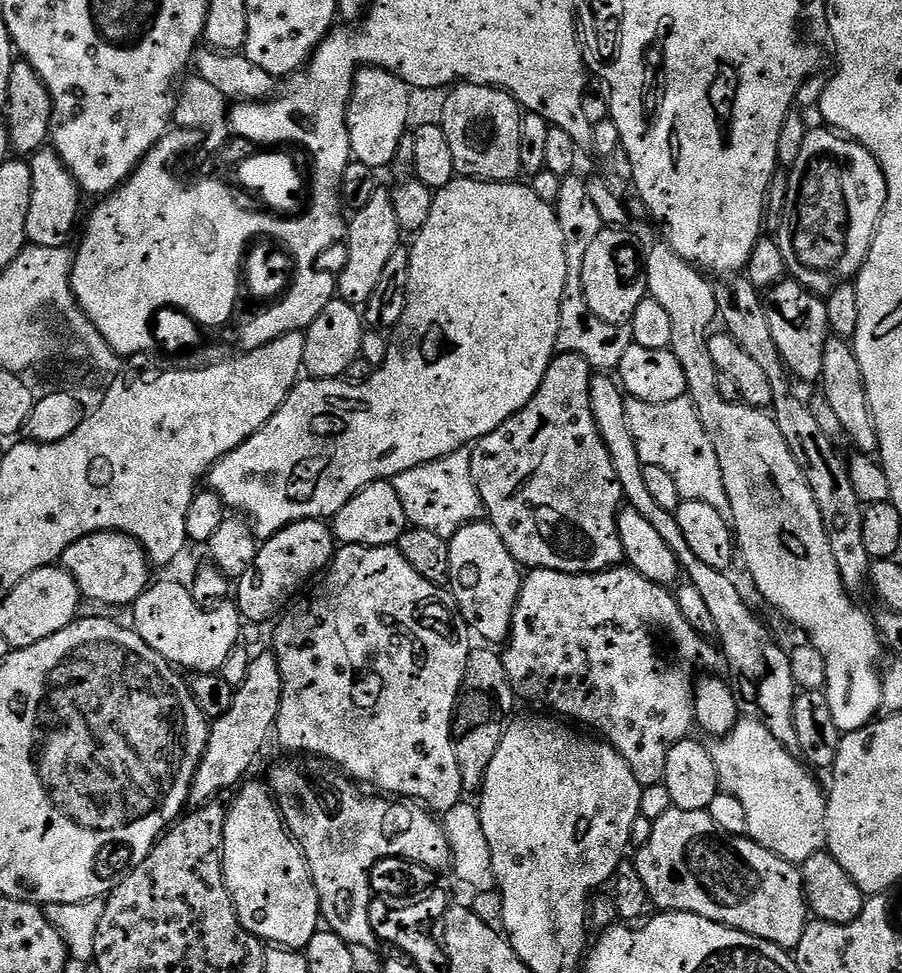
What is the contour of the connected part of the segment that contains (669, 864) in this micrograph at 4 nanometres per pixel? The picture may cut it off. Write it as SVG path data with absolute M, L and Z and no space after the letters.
M673 807L670 810L666 810L666 814L662 814L662 818L651 821L650 828L652 828L652 833L649 834L648 841L641 846L640 853L634 856L634 863L638 874L642 878L642 882L646 882L646 890L650 894L652 903L657 909L665 912L689 912L690 914L698 914L710 922L718 922L719 924L725 924L727 928L742 930L754 938L762 938L779 948L785 950L796 949L804 933L804 927L810 923L808 902L804 899L804 880L800 876L800 869L797 865L778 858L778 854L774 854L770 850L766 850L758 842L748 839L747 835L735 836L726 830L722 830L718 826L718 822L714 822L714 818L710 818L710 814L707 811L695 812L694 810L678 810Z

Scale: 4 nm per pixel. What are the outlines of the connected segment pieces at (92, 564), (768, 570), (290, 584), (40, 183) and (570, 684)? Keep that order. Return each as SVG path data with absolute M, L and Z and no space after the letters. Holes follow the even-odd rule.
M95 532L86 538L78 538L78 542L64 551L62 567L74 578L74 582L78 582L83 599L121 606L135 604L153 579L153 569L144 547L125 532Z
M659 243L652 249L649 247L644 257L648 296L656 300L666 314L670 314L670 350L678 362L682 362L688 383L687 395L698 410L698 418L702 418L702 426L710 442L714 442L714 450L722 466L739 559L744 559L752 575L752 584L760 591L761 598L770 607L777 608L794 627L801 628L808 635L805 636L807 643L813 644L818 654L826 658L826 695L838 730L842 734L862 730L877 719L881 711L882 641L875 619L856 608L852 601L855 599L844 587L842 574L838 574L838 562L834 562L834 550L830 550L830 538L826 538L822 514L818 514L818 502L814 502L814 494L810 494L810 486L806 486L806 478L802 478L802 470L798 470L798 462L794 462L794 454L790 454L790 446L786 446L782 430L778 430L775 420L765 409L751 408L748 404L727 400L718 394L717 370L714 358L710 358L708 345L712 319L718 316L716 292L708 281L711 279L696 265L686 262L668 243Z
M299 520L273 533L258 549L246 574L237 579L234 602L248 623L277 617L296 593L314 575L325 571L335 555L336 539L331 525L323 520Z
M51 146L39 148L32 153L28 165L32 175L32 189L30 210L26 214L27 243L63 248L69 243L67 240L71 238L76 228L76 219L80 216L81 190L56 149Z
M617 566L607 568L604 572L579 572L578 574L546 570L545 568L531 569L520 581L520 593L518 602L514 606L512 629L503 645L502 659L506 678L510 682L512 691L521 701L533 700L534 703L544 707L541 709L551 710L557 717L567 718L569 721L577 720L577 722L572 722L577 725L585 724L585 726L580 725L585 729L593 728L593 730L588 730L599 734L607 743L611 744L614 750L618 750L618 754L622 754L622 758L626 758L634 778L638 778L643 789L663 781L666 770L666 754L670 754L670 750L678 742L689 739L691 732L688 731L693 731L696 722L694 698L696 697L698 670L702 670L702 668L716 670L716 667L721 667L722 664L722 656L717 645L711 639L701 636L694 630L694 626L690 626L690 622L686 622L686 618L682 618L682 610L678 610L675 595L665 585L650 582L650 578L638 574L631 566ZM656 660L690 660L690 672L688 670L684 670L684 672L682 670L666 670L660 666L656 668Z

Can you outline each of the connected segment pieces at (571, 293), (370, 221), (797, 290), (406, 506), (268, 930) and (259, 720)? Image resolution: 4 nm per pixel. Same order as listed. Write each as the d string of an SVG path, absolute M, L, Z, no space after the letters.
M578 266L569 267L566 274L566 290L562 294L558 314L557 353L578 354L586 358L586 362L597 373L612 374L619 369L622 354L630 350L632 343L632 329L627 323L611 324L594 315L586 302L586 294L582 286L582 270Z
M377 190L374 198L366 202L366 206L355 209L353 218L346 228L346 245L348 257L344 260L344 269L335 277L334 288L339 299L353 306L367 305L370 294L374 294L378 282L382 278L382 270L386 262L390 262L390 254L401 247L402 229L398 222L398 214L394 214L394 202L391 191Z
M791 278L779 280L776 285L767 289L763 305L770 322L770 338L774 338L774 346L778 346L778 354L784 360L784 367L797 381L816 382L822 374L822 353L826 350L830 335L824 302L825 297L817 296Z
M459 448L454 454L446 454L437 460L426 462L422 466L414 466L414 470L406 470L394 477L398 490L398 498L402 502L402 510L406 510L409 525L422 530L430 530L442 539L449 541L462 526L474 524L485 519L484 503L478 494L478 486L474 482L472 473L472 448Z
M267 783L239 785L236 801L228 808L228 817L224 827L224 881L228 893L236 907L240 924L250 933L257 936L268 946L302 950L314 938L314 934L321 931L322 917L320 914L320 899L318 890L312 881L308 869L308 860L304 856L300 845L292 838L288 826L284 822L284 815L276 805L276 797Z
M275 652L255 653L250 666L247 668L246 678L243 683L237 685L233 693L230 710L219 717L215 717L209 725L208 740L204 757L200 760L198 770L192 779L188 804L192 808L201 808L203 804L211 804L216 796L233 786L237 787L247 776L246 772L251 768L258 752L265 744L268 736L275 729L278 710L281 708L282 682L281 671L278 670L278 662Z

